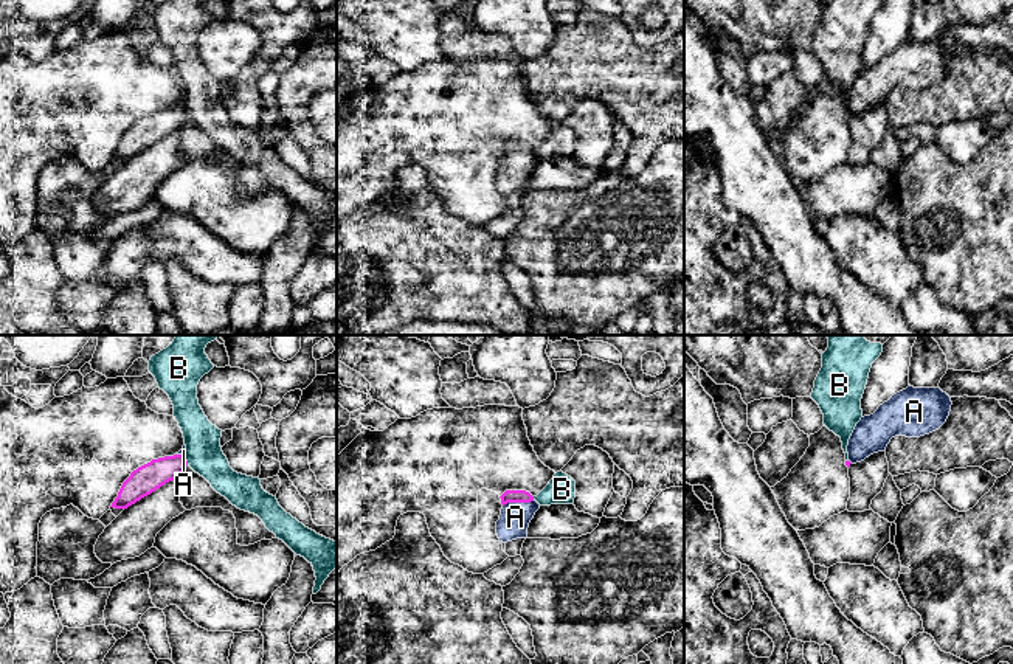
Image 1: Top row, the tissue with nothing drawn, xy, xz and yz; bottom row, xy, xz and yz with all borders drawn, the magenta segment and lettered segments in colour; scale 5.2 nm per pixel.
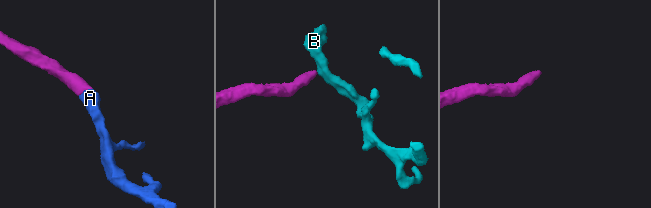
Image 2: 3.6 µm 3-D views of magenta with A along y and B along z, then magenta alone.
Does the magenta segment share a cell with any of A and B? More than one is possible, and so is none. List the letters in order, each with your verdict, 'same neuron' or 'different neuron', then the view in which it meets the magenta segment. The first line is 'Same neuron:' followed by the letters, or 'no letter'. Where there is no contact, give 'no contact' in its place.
Same neuron: A
A: same neuron | xz
B: different neuron | xy

